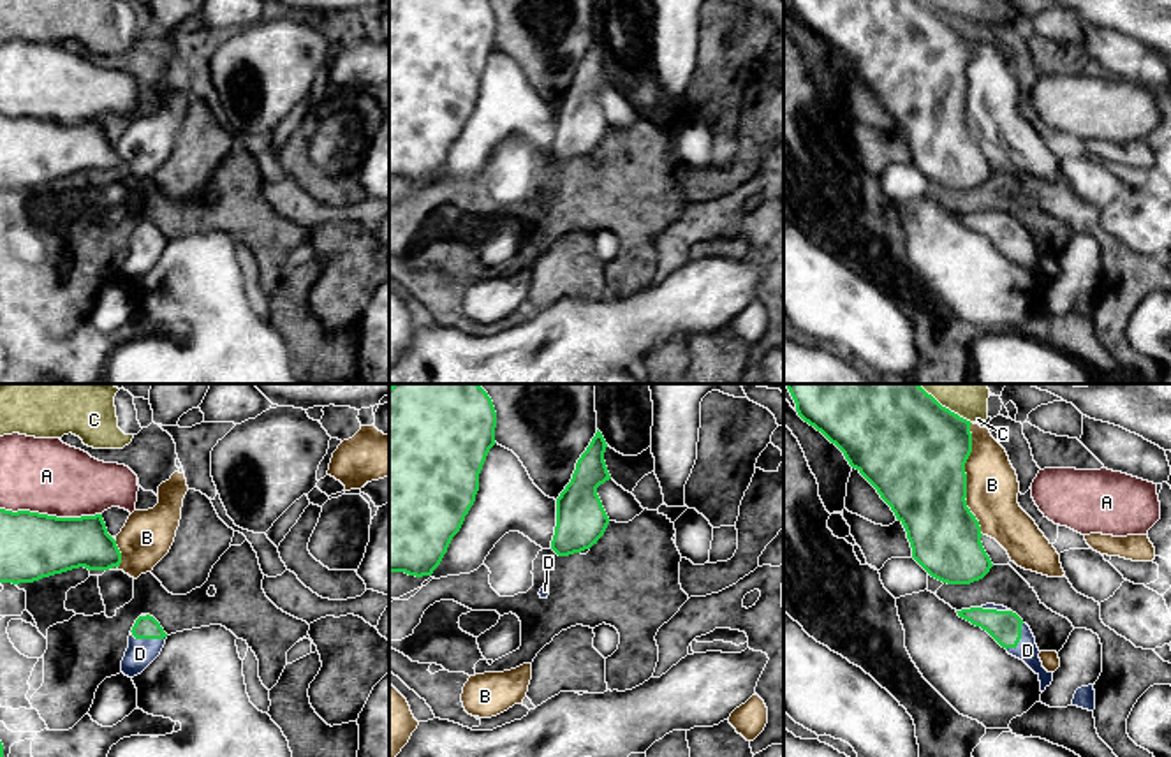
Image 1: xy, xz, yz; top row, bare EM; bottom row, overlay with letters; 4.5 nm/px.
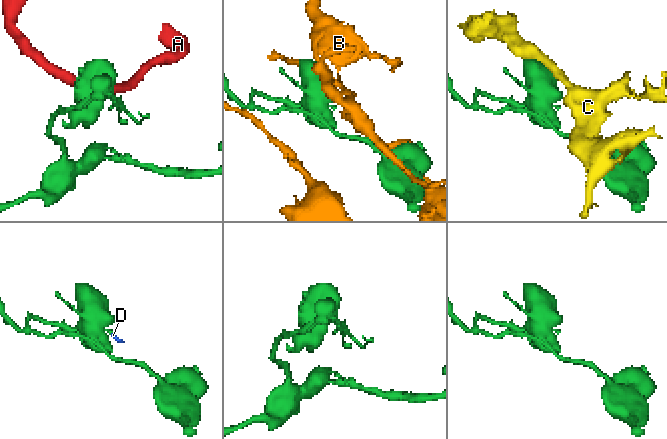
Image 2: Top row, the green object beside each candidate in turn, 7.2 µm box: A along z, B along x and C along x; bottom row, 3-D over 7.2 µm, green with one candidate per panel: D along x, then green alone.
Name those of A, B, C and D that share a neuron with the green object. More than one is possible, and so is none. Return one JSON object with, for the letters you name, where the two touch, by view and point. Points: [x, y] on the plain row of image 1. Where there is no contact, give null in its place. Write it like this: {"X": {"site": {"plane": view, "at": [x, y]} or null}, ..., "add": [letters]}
{"D": {"site": {"plane": "xy", "at": [148, 243]}}, "add": ["D"]}

